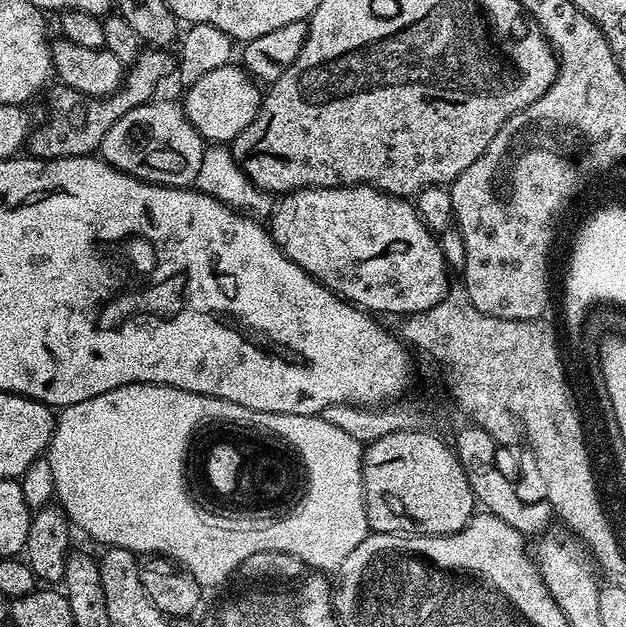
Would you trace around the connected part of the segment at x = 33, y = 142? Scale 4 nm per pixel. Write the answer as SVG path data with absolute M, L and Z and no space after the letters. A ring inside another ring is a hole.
M149 47L141 51L140 57L127 69L124 83L110 96L87 96L73 88L56 86L48 96L48 121L33 127L27 151L43 161L93 155L99 149L102 138L106 138L106 130L110 130L122 114L134 110L134 106L147 104L157 95L156 87L167 78L171 68L173 71L174 56L171 51Z

